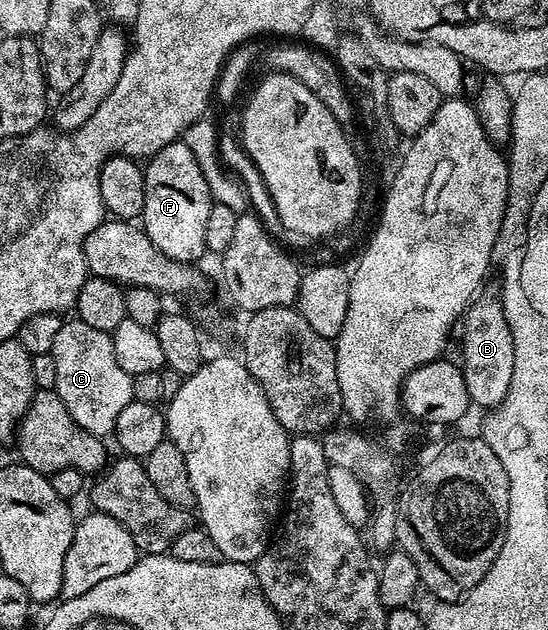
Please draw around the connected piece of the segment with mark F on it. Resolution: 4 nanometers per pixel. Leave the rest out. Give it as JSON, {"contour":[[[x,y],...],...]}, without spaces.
{"contour":[[[183,141],[165,145],[146,160],[143,173],[145,205],[141,216],[143,232],[165,257],[188,265],[205,255],[205,224],[213,202],[205,173],[197,157]]]}

